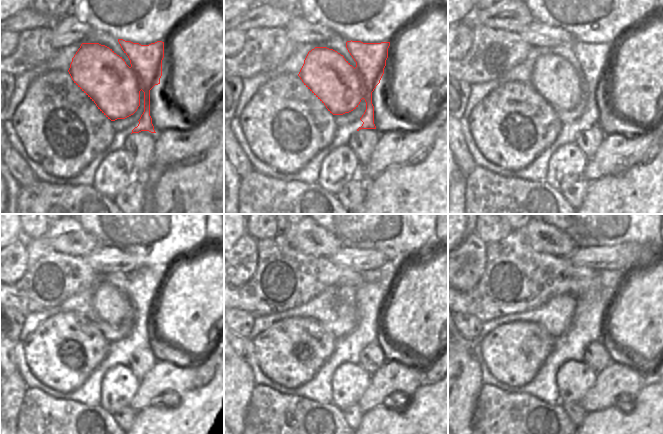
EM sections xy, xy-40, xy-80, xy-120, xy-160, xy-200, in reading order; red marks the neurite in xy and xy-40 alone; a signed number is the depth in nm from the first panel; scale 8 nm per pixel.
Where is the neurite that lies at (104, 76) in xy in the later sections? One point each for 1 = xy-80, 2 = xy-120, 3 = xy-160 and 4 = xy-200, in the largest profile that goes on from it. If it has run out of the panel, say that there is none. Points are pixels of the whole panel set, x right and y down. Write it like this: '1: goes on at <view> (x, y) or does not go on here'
1: goes on at xy-80 (553, 77)
2: goes on at xy-120 (111, 304)
3: goes on at xy-160 (370, 295)
4: goes on at xy-200 (595, 302)

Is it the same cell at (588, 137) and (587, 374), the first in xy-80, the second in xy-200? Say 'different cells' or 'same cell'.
different cells

